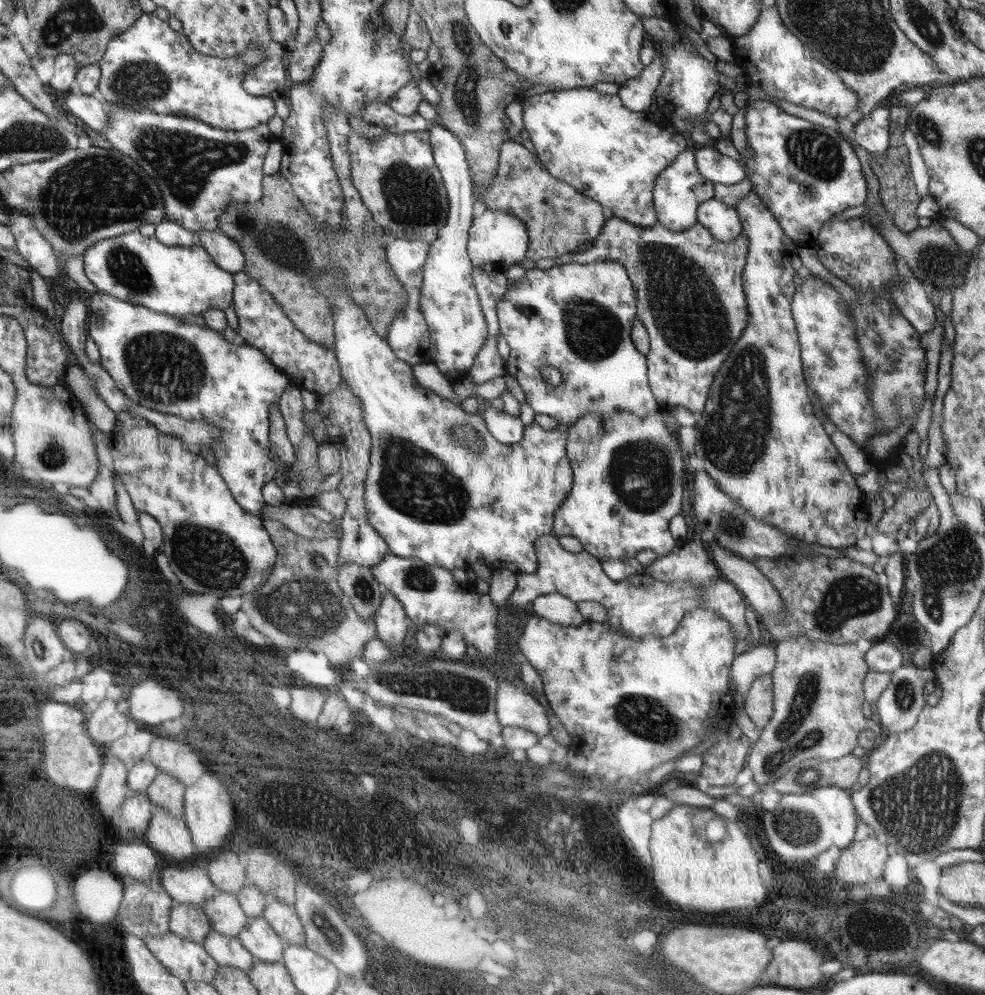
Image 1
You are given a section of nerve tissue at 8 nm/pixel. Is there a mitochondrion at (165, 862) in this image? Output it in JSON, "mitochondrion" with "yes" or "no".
{"mitochondrion":"no"}

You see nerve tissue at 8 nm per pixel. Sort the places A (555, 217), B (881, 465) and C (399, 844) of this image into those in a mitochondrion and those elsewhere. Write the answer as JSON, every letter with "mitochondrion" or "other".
{"A":"mitochondrion","B":"other","C":"mitochondrion"}

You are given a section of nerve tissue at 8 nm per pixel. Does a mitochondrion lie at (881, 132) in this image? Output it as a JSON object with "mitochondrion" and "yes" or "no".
{"mitochondrion":"no"}

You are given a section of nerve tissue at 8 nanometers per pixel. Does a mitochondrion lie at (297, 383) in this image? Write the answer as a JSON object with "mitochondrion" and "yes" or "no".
{"mitochondrion":"no"}

